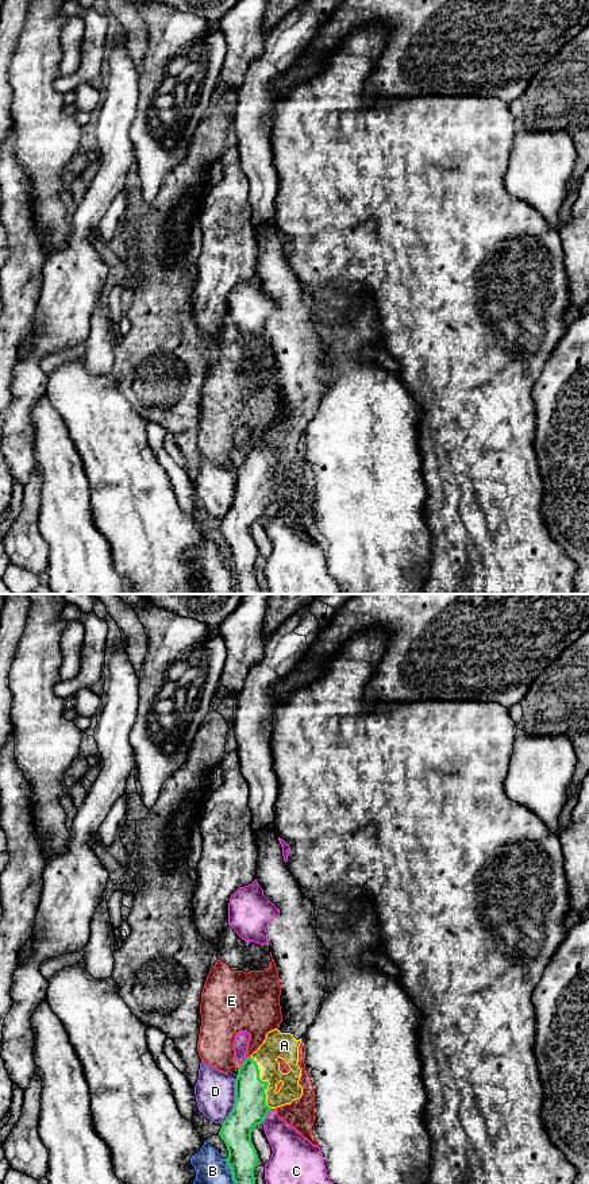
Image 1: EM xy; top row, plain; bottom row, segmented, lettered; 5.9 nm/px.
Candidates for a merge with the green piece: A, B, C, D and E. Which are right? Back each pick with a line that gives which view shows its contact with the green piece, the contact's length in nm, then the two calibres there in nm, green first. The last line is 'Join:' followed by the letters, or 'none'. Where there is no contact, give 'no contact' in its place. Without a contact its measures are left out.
A: contact in xy; length 340 nm; calibres 200 and 160 nm
Join: A

